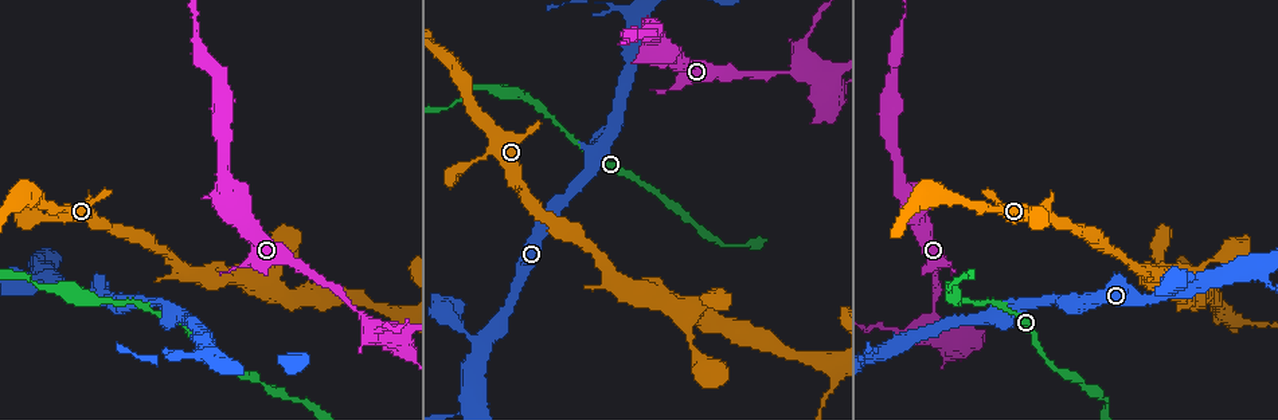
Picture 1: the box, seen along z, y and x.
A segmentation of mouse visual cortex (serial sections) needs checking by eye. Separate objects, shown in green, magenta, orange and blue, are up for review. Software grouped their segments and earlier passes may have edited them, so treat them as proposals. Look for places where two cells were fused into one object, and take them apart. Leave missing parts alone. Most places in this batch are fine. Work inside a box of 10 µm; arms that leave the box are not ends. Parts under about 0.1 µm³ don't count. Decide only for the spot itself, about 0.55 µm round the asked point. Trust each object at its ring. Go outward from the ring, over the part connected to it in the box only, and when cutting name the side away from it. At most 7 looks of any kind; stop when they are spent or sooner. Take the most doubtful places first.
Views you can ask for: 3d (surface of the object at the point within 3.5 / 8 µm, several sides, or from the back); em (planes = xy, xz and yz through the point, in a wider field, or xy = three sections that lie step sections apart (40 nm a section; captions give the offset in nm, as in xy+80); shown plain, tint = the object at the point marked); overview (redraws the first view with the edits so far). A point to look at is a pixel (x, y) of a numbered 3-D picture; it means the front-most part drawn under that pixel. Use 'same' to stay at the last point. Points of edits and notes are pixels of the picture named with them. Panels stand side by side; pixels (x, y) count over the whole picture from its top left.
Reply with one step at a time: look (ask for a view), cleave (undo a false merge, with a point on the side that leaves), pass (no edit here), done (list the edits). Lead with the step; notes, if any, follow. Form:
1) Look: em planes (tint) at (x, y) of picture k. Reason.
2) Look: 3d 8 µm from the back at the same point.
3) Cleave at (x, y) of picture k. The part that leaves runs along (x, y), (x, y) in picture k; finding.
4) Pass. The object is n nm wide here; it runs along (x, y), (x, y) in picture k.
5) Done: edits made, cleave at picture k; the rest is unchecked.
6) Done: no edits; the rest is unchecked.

Look: em planes (tint) at (801, 66) of picture 1. Three-way junction.

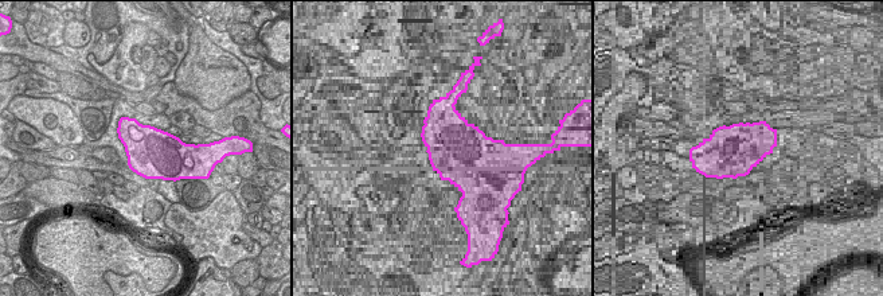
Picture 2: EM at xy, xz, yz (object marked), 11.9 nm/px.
Look: 3d 3.5 µm at the same point.

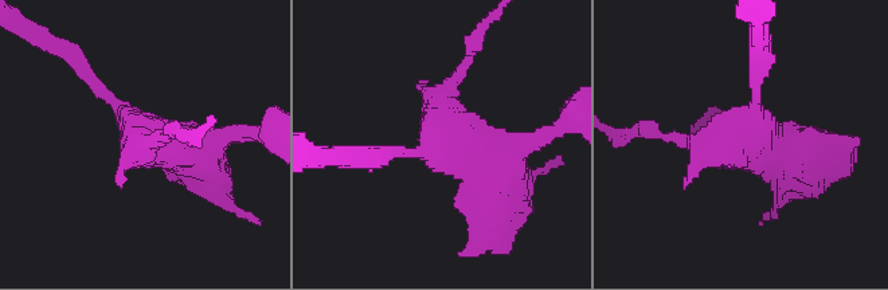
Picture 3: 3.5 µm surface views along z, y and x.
Pass. It runs along (79, 65), (141, 130), (187, 152) in picture 3; one cell here.

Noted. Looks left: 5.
Look: 3d 8 µm at (485, 346) of picture 1. Branch point.

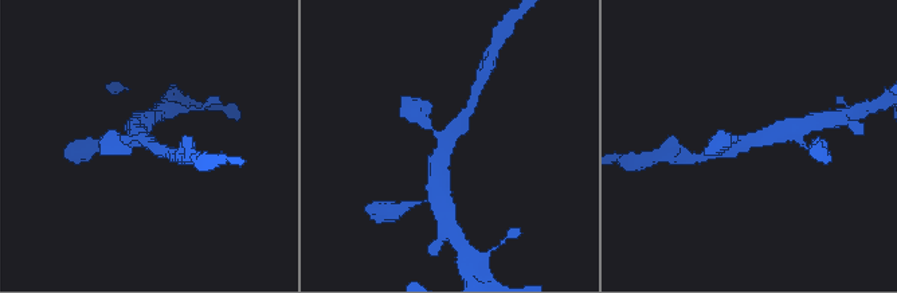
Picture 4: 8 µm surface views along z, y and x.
Look: em planes (tint) at the same point. Need the tissue.

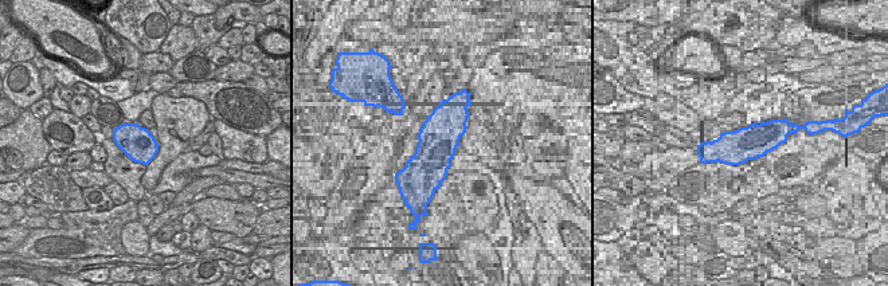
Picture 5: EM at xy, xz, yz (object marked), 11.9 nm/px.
Pass. 3 arms meet here; the arms are 250, 350, 500 nm wide; it runs along (467, 110), (442, 151), (439, 175) in picture 4; all the same cell.

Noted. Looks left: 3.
Look: 3d 3.5 µm at (615, 280) of picture 1. Calibre changes.

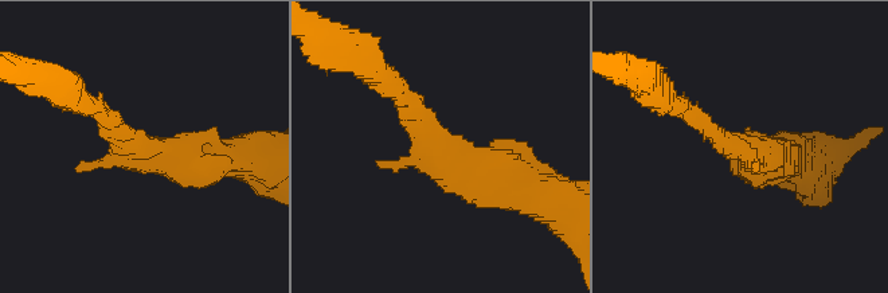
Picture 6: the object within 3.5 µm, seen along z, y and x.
Look: em xy step 1 (tint) at (135, 147) of picture 6. Need the tissue.

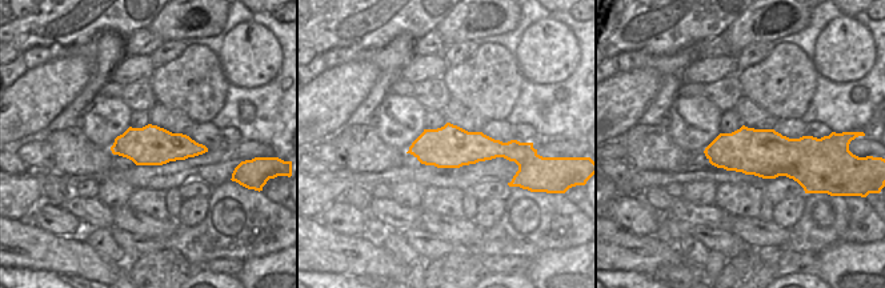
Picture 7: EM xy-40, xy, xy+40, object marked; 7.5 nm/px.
Look: em planes (tint) at the same point. Another direction.

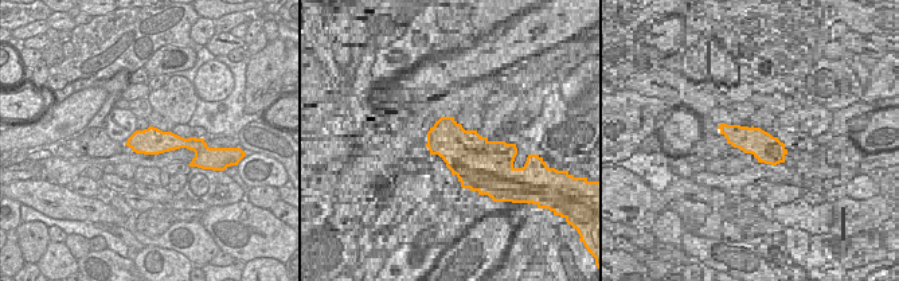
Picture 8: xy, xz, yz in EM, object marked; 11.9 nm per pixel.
Pass. The object is 320 nm wide here; it runs along (387, 85), (449, 161), (511, 188) in picture 6; one cell here.

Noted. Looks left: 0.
Done: no edits; the rest is unchecked.

